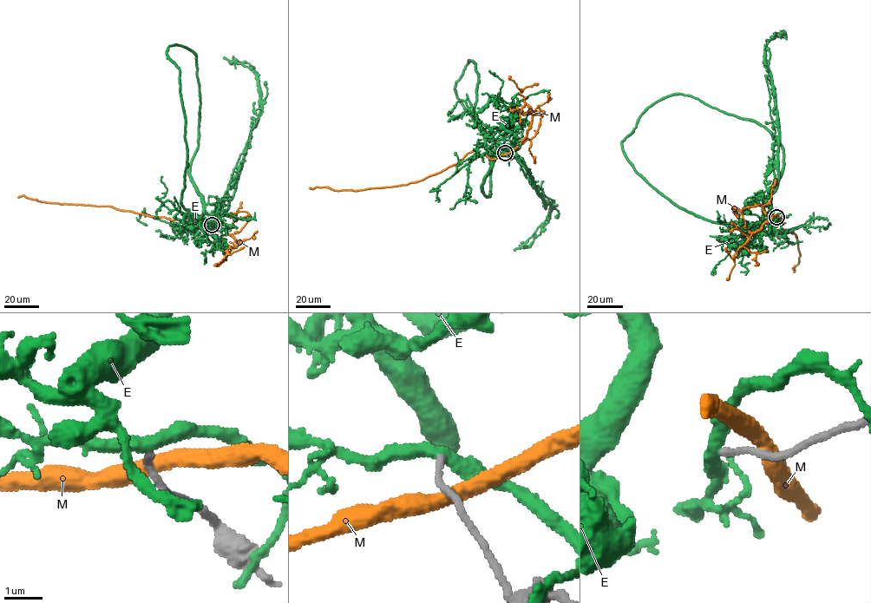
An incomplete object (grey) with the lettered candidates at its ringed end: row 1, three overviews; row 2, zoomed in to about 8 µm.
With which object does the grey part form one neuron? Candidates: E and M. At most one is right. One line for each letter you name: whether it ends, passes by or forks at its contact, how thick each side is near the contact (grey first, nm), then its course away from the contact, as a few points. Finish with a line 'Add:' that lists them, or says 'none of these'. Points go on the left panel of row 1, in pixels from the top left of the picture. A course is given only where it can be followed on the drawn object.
Add: none of these

